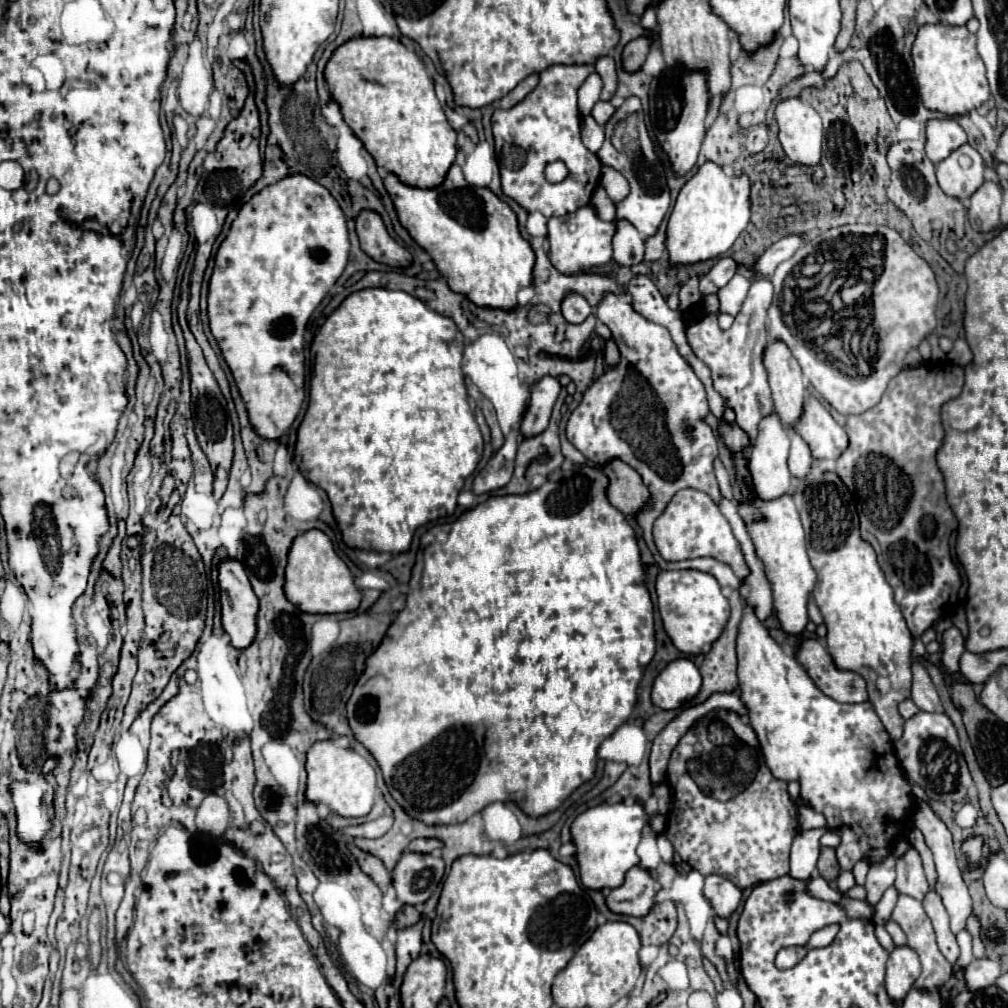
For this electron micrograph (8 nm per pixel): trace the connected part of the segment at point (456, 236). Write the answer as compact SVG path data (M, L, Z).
M457 163L451 165L445 181L433 189L409 187L391 173L383 179L383 185L389 197L393 199L399 223L409 231L409 235L417 241L417 245L421 245L431 255L441 275L447 277L447 283L453 291L467 295L475 305L481 305L481 307L497 307L497 309L509 311L519 305L517 303L519 289L531 285L531 267L535 263L535 253L531 251L529 241L521 237L517 217L505 201L501 201L489 189L471 187L465 181L463 171Z

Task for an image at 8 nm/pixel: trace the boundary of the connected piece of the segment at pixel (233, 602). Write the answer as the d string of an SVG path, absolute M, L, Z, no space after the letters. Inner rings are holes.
M225 559L217 565L219 569L219 601L221 601L221 623L225 633L231 637L231 645L237 649L249 647L251 639L255 639L255 615L259 609L259 601L251 589L247 573L237 559Z

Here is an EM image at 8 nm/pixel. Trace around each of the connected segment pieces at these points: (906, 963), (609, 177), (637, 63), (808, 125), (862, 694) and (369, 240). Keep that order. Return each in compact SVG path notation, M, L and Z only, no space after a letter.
M909 945L895 947L887 961L887 979L885 979L885 987L891 999L903 1001L903 997L917 981L919 973L921 973L921 963L917 953Z
M601 165L601 185L615 203L623 201L629 195L627 179L617 169L613 169L609 165Z
M639 37L639 39L633 39L631 43L627 43L623 49L623 63L621 63L623 71L629 71L629 73L639 71L647 53L649 53L649 39L647 37Z
M801 99L781 101L775 109L779 123L779 141L789 159L815 167L821 159L823 125L819 113Z
M803 639L795 659L805 667L815 685L839 703L867 701L865 679L853 671L841 671L833 665L827 649L817 639Z
M361 211L357 217L357 235L361 241L361 249L375 261L389 265L389 267L409 267L413 257L411 253L401 247L399 243L395 243L381 217L375 211Z

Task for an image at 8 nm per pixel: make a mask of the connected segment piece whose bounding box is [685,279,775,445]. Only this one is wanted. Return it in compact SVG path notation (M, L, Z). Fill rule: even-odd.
M759 279L751 285L743 309L737 313L733 325L723 331L715 329L715 315L705 315L685 327L687 341L693 353L711 369L713 389L727 401L727 407L735 411L735 423L747 433L749 445L755 443L759 421L775 413L773 399L767 383L767 371L763 367L763 347L767 347L767 309L771 305L773 285L767 279Z

